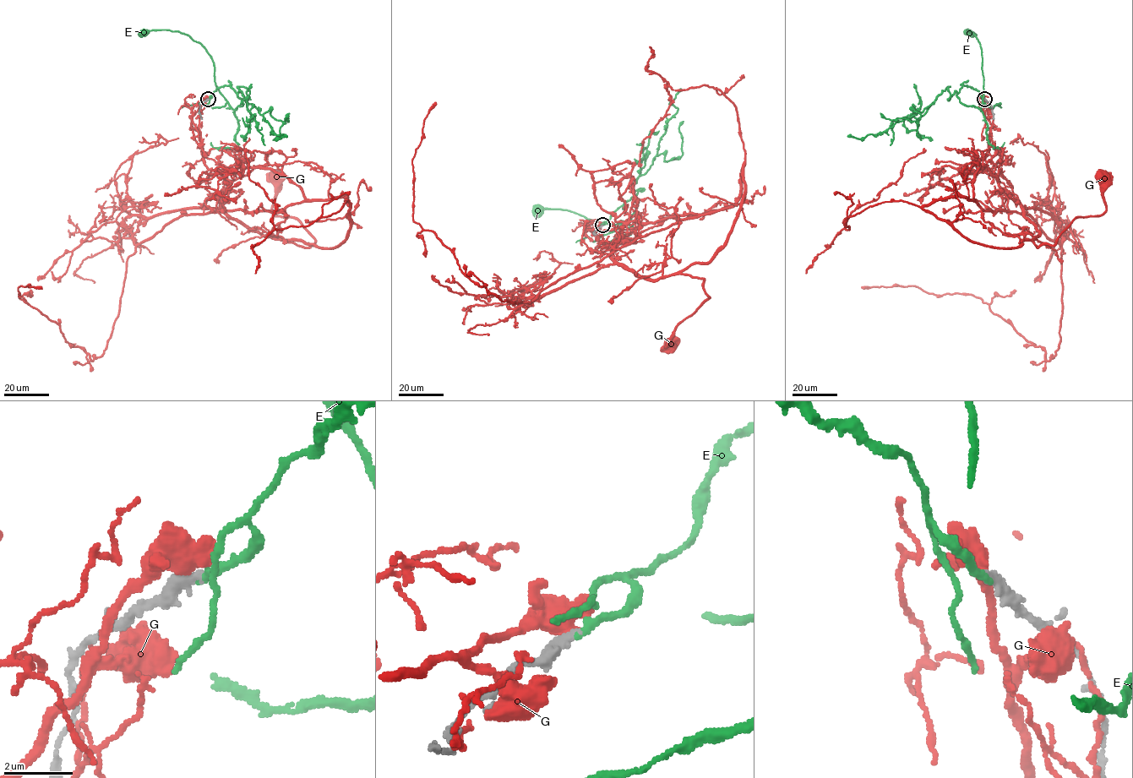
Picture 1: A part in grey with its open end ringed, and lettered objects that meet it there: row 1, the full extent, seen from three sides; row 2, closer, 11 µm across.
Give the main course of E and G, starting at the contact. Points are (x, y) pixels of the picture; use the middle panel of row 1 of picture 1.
E: (602, 225), (631, 198), (635, 200), (636, 209), (631, 218), (609, 225), (567, 209), (539, 208)
G: (601, 225), (585, 232), (597, 240), (621, 227), (611, 257), (640, 274), (702, 278), (709, 296), (672, 344)

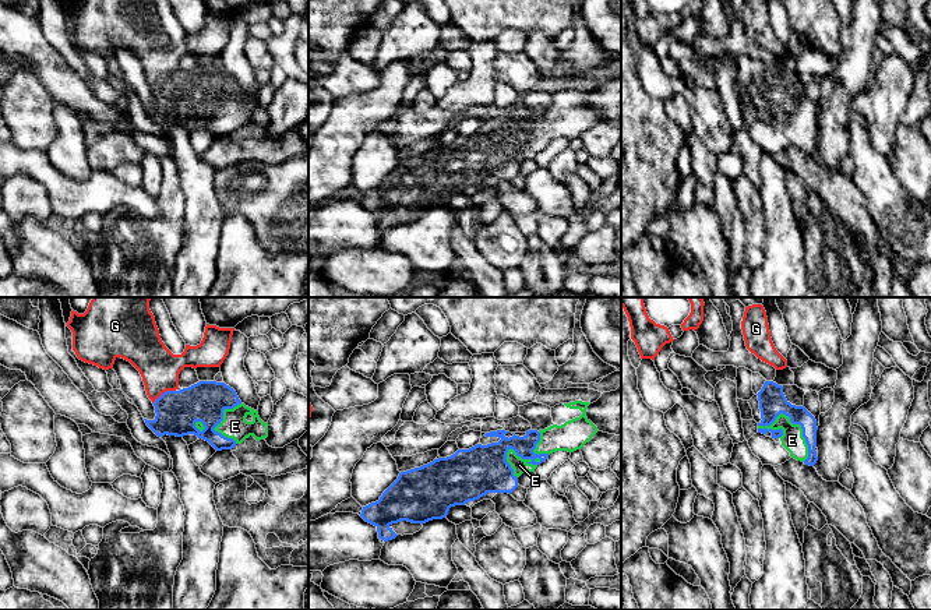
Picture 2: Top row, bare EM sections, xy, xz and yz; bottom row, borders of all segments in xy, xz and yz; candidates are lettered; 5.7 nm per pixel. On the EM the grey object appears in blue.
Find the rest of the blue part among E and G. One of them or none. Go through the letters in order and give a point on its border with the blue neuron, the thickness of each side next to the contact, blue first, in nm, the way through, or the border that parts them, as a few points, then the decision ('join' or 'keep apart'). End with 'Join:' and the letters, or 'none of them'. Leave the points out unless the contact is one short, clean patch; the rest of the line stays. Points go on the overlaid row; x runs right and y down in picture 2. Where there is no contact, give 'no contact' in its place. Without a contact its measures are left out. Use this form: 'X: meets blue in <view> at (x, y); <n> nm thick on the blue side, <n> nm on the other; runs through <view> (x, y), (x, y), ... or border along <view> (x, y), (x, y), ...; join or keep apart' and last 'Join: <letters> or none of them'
E: meets blue in xz at (521, 457); 280 nm thick on the blue side, 90 nm on the other; join
G: meets blue in xy at (164, 392); 240 nm thick on the blue side, 220 nm on the other; border along xy (175, 390), (166, 390), (152, 402); keep apart
Join: E

